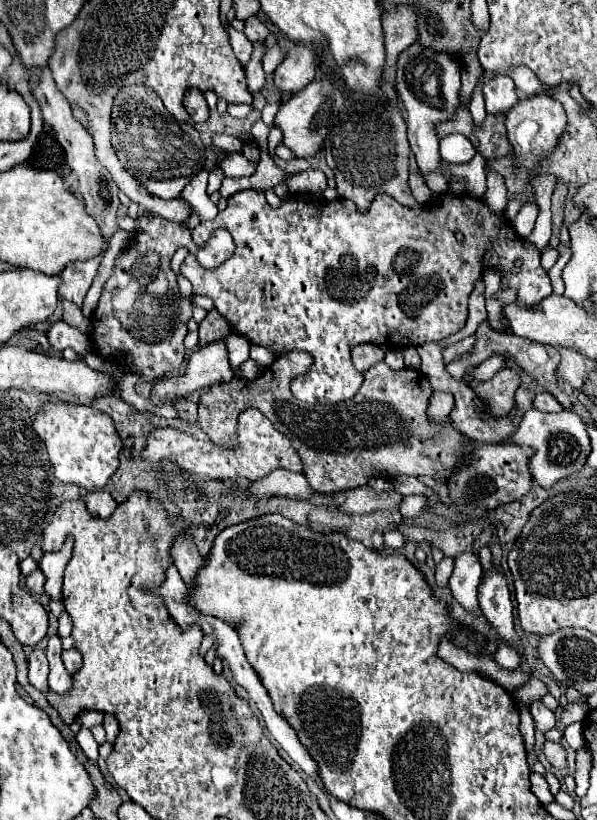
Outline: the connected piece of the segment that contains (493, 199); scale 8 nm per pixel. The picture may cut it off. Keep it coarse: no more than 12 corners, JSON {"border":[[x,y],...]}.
{"border":[[488,171],[488,197],[492,213],[506,211],[506,185],[500,175]]}

